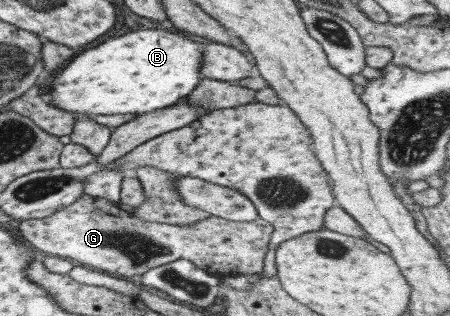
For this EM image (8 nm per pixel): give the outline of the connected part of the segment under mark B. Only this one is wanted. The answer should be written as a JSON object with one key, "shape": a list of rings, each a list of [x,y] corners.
{"shape":[[[140,29],[106,39],[69,59],[48,83],[45,101],[68,114],[140,115],[174,105],[198,80],[202,46],[176,30]]]}

